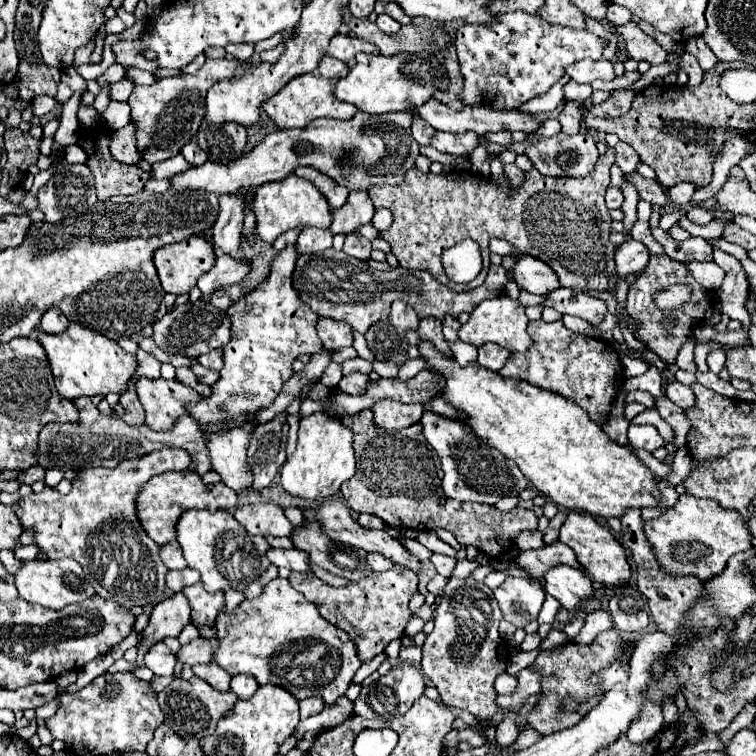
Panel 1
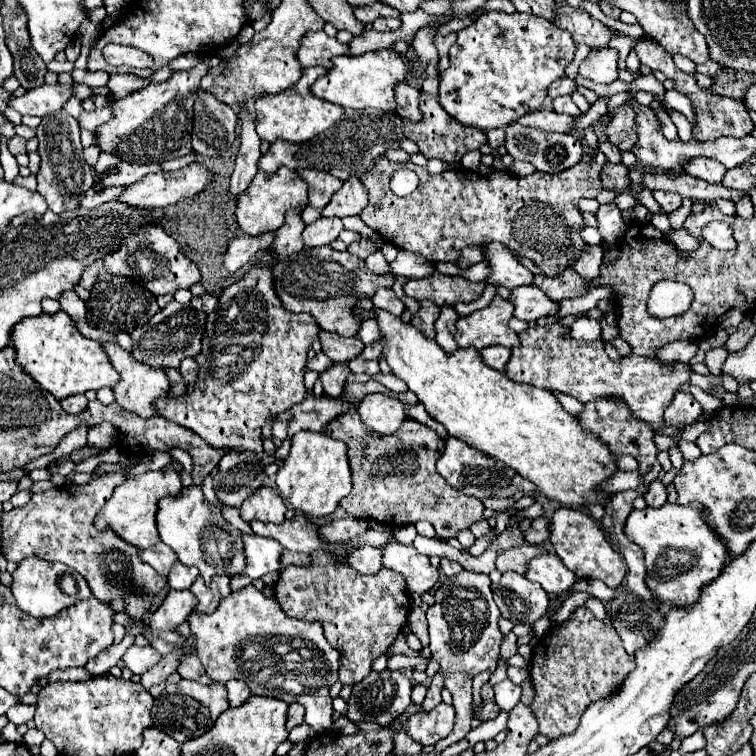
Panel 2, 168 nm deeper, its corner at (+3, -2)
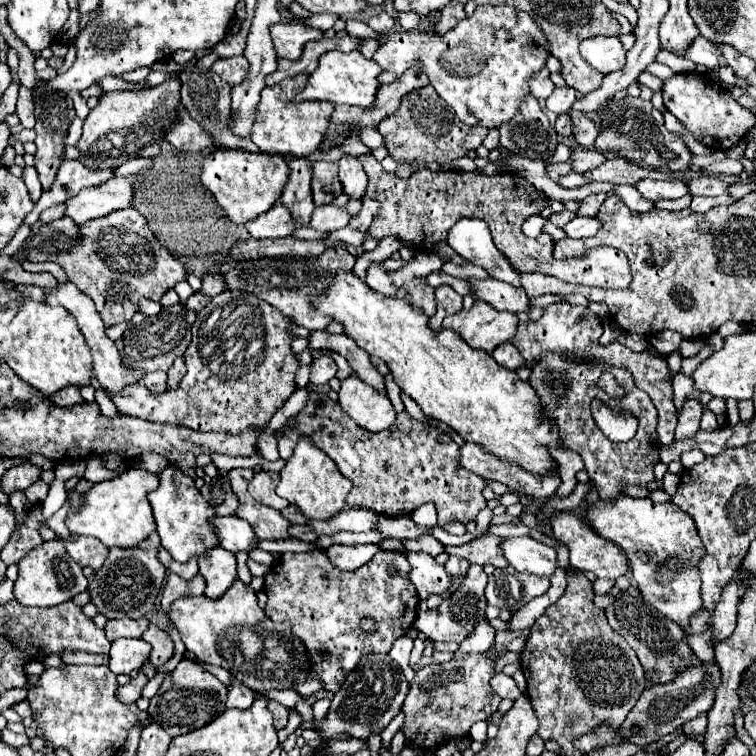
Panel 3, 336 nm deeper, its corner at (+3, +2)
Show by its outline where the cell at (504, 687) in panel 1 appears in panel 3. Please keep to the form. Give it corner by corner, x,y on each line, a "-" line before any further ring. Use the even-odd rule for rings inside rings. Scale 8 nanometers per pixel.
499,672
499,674
495,674
495,676
491,678
491,686
493,686
493,690
495,690
501,698
517,700
517,698
521,696
519,688
515,686
515,680
513,680
511,676
505,676
503,672

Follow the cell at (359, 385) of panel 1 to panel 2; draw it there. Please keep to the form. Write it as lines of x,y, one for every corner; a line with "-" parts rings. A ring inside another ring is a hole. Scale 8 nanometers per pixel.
335,364
335,366
327,368
325,372
321,372
321,382
323,382
325,394
327,396
341,396
345,392
349,374
351,374
351,370
345,364

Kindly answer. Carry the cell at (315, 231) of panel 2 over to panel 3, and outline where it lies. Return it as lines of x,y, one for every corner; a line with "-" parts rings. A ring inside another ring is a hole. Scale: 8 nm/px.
317,206
313,210
311,222
309,226
315,230
323,230
323,232
333,232
339,230
343,226
347,226
351,220
351,214
345,208
337,208
337,206

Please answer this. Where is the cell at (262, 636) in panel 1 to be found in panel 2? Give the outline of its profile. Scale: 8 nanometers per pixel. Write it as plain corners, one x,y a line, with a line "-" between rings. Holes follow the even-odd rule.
253,584
221,600
213,614
193,612
187,622
191,626
191,632
197,636
197,656
211,680
227,682
237,678
245,680
251,692
257,696
273,696
287,704
299,702
305,706
305,722
313,730
319,734
333,730
333,700
329,696
329,688
339,680
339,652
325,638
321,622
305,622
287,616
275,596
265,596

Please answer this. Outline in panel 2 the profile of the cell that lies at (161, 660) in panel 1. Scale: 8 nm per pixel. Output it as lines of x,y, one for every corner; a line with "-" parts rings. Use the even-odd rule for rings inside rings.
131,646
125,652
123,660
125,660
125,666
133,674
143,674
143,672
151,670
161,660
161,654
153,646

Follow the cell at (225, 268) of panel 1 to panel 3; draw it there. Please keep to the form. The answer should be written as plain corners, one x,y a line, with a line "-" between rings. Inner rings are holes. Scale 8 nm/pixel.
279,202
269,212
257,216
257,220
247,224
253,238
285,238
295,232
297,224
291,212

